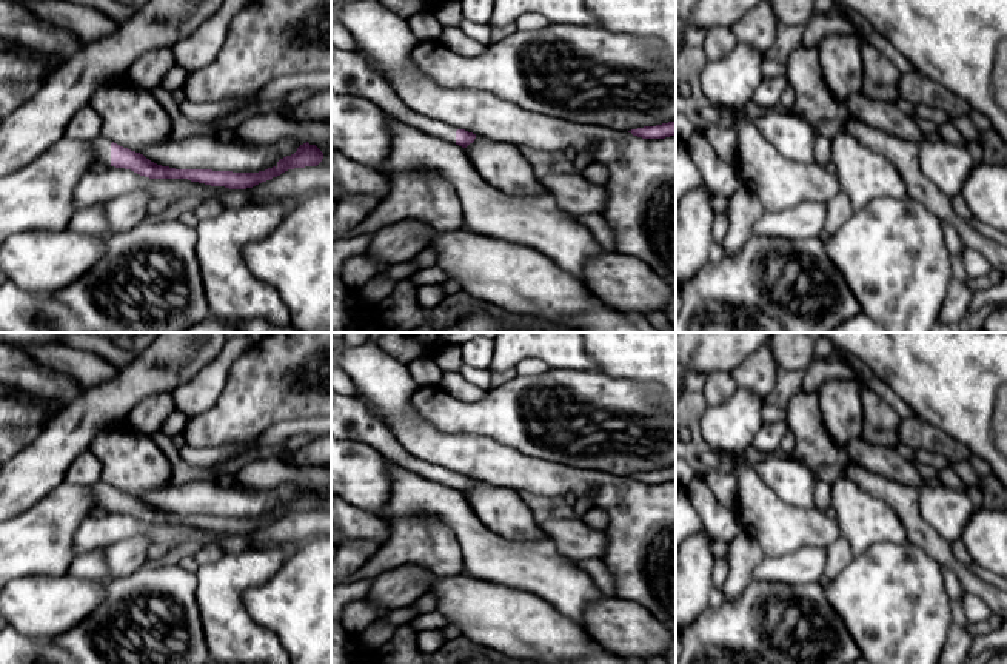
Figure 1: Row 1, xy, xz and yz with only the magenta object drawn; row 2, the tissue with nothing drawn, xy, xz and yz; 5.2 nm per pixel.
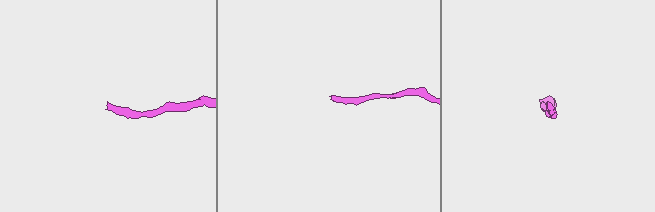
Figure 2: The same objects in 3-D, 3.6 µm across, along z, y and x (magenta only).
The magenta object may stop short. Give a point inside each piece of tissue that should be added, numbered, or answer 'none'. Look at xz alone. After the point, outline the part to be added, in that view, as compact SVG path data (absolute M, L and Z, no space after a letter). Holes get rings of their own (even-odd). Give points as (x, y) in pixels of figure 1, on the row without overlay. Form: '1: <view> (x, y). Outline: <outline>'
1: xz (351, 421). Outline: M331 391L331 438L366 444L393 465L456 488L456 471L420 461L397 441L390 425L354 396Z

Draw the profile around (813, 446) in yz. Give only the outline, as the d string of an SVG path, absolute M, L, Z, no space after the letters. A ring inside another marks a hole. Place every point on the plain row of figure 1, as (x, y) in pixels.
M801 388L785 411L785 422L795 436L791 456L808 465L815 478L830 487L844 479L844 470L851 459L830 438L821 416L818 393Z

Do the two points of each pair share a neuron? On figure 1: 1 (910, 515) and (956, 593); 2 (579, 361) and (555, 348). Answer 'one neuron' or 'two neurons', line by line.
1: two neurons
2: one neuron

